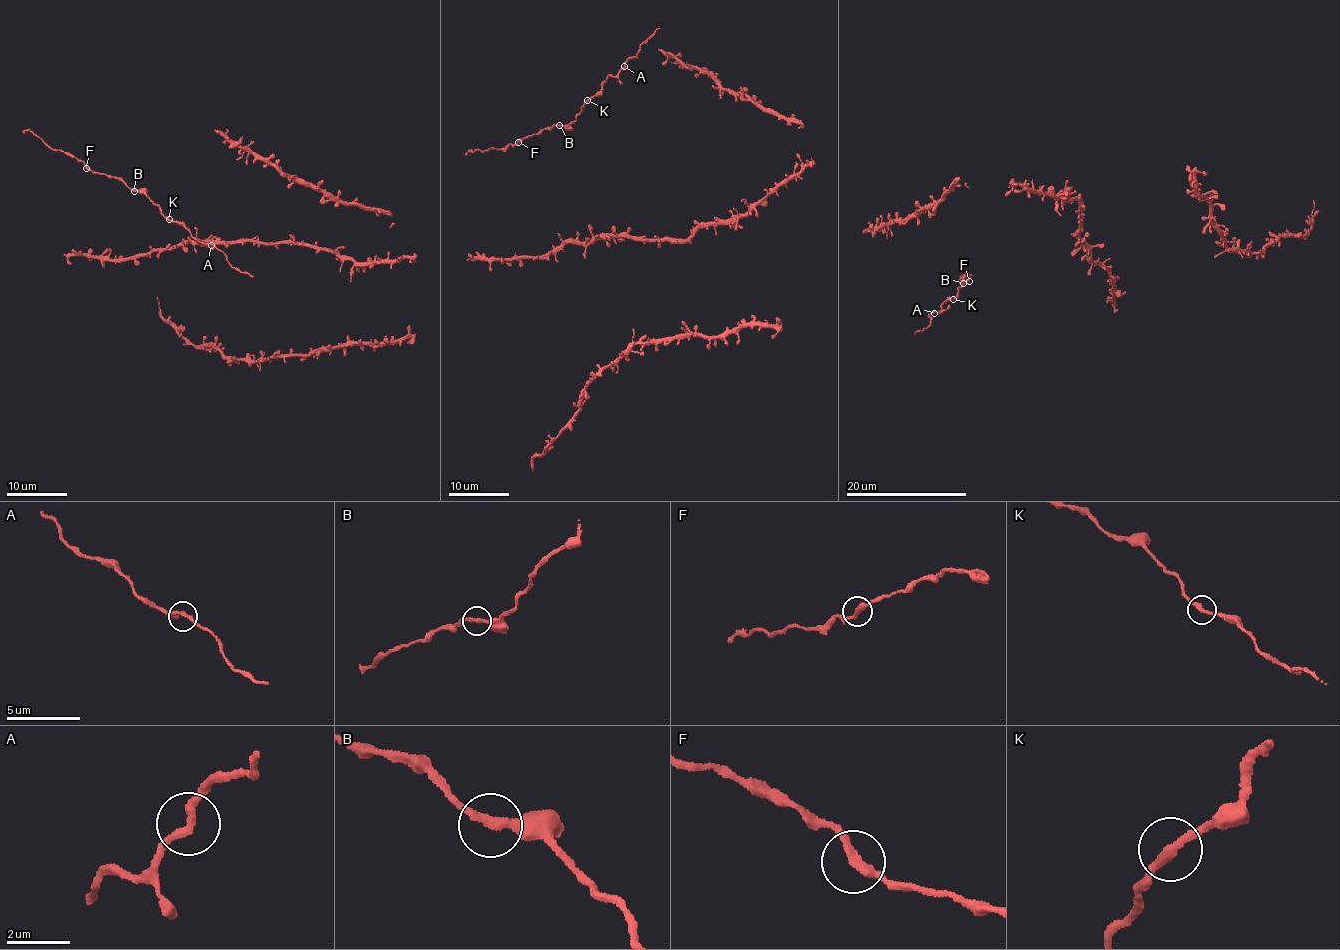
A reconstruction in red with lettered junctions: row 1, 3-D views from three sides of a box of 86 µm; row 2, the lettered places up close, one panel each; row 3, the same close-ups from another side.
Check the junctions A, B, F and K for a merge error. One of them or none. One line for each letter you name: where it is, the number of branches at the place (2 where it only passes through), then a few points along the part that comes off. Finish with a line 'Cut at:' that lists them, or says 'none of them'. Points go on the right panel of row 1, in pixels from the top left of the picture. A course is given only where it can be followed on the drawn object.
Cut at: none of them

